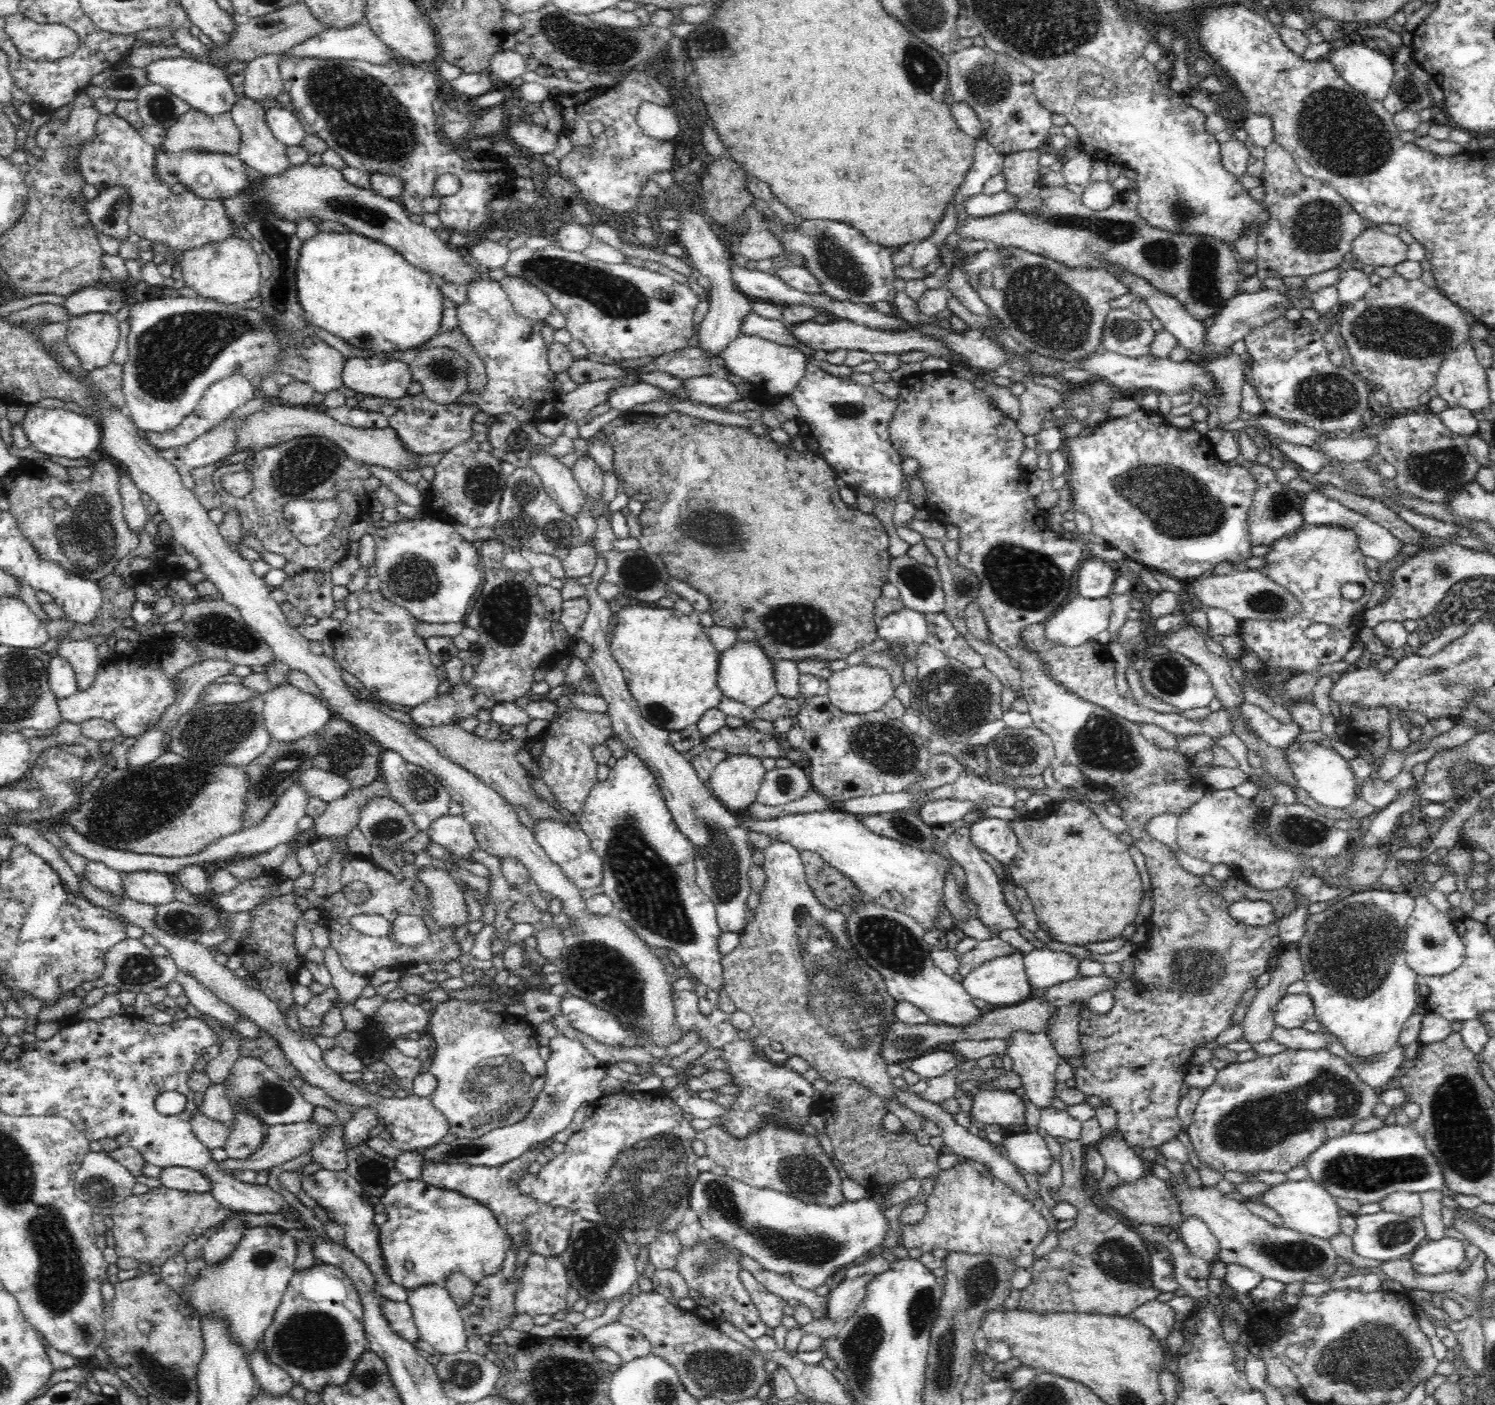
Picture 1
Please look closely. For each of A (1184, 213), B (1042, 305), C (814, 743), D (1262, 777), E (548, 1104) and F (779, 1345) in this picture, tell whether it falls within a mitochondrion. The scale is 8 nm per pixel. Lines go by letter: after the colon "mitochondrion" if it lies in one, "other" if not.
A: mitochondrion
B: mitochondrion
C: other
D: other
E: mitochondrion
F: other

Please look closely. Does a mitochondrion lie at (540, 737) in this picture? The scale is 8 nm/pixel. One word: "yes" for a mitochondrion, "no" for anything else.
no

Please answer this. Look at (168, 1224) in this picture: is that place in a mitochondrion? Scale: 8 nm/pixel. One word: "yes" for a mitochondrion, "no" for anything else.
yes

